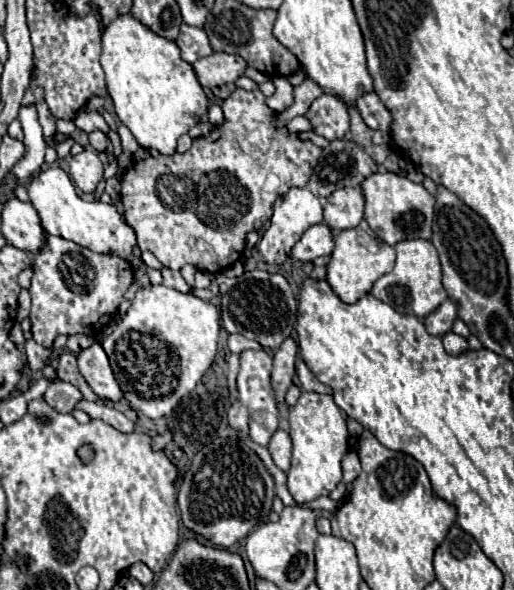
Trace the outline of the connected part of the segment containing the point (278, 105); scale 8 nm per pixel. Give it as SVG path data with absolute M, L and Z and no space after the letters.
M275 77L273 79L277 91L265 101L273 111L281 113L283 109L287 109L293 103L293 87L289 85L289 81L285 77Z

